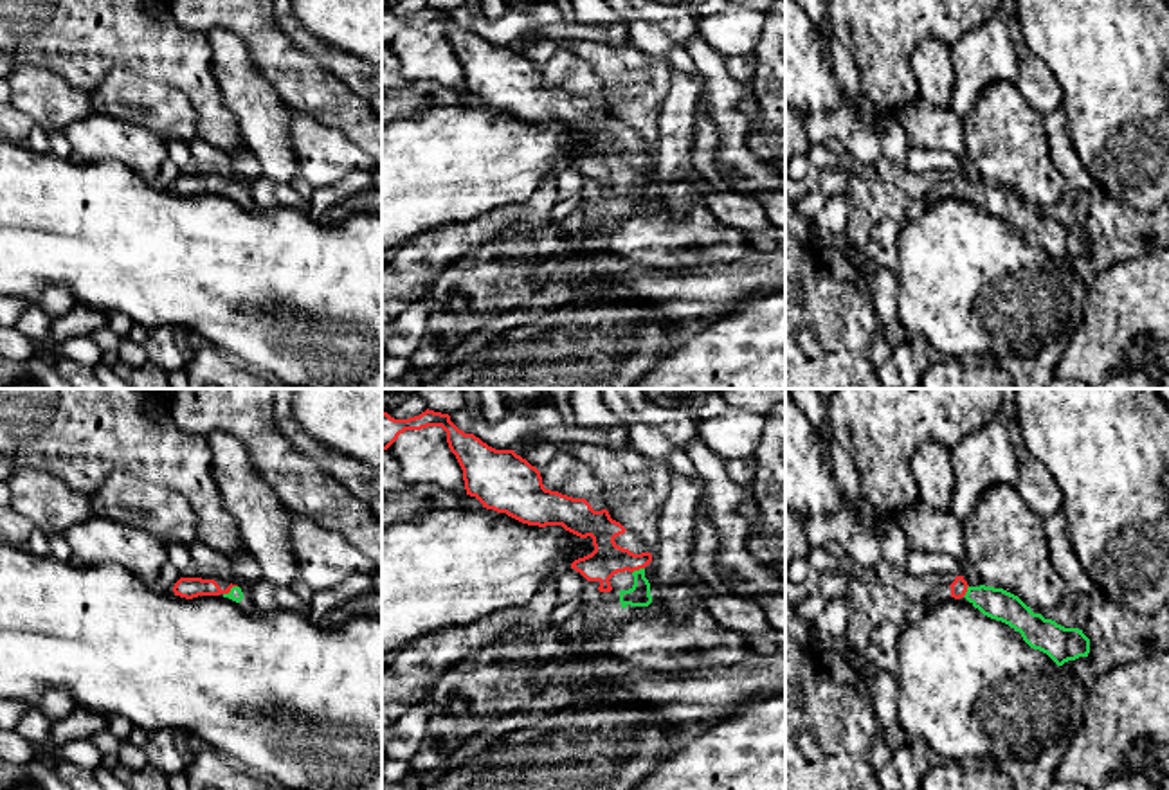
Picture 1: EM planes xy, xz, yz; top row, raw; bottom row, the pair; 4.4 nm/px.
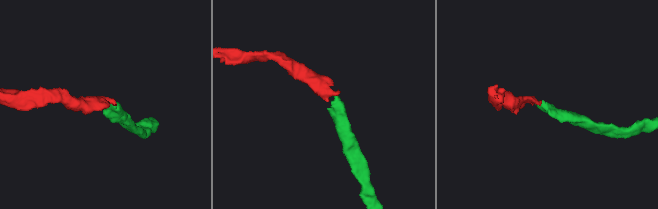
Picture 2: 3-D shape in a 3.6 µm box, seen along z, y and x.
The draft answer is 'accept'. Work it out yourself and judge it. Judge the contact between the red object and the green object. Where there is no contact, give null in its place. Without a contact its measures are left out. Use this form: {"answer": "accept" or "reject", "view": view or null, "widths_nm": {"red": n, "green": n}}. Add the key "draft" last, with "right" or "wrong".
{"answer": "accept", "view": "xy", "widths_nm": {"red": 100, "green": 60}, "draft": "right"}

